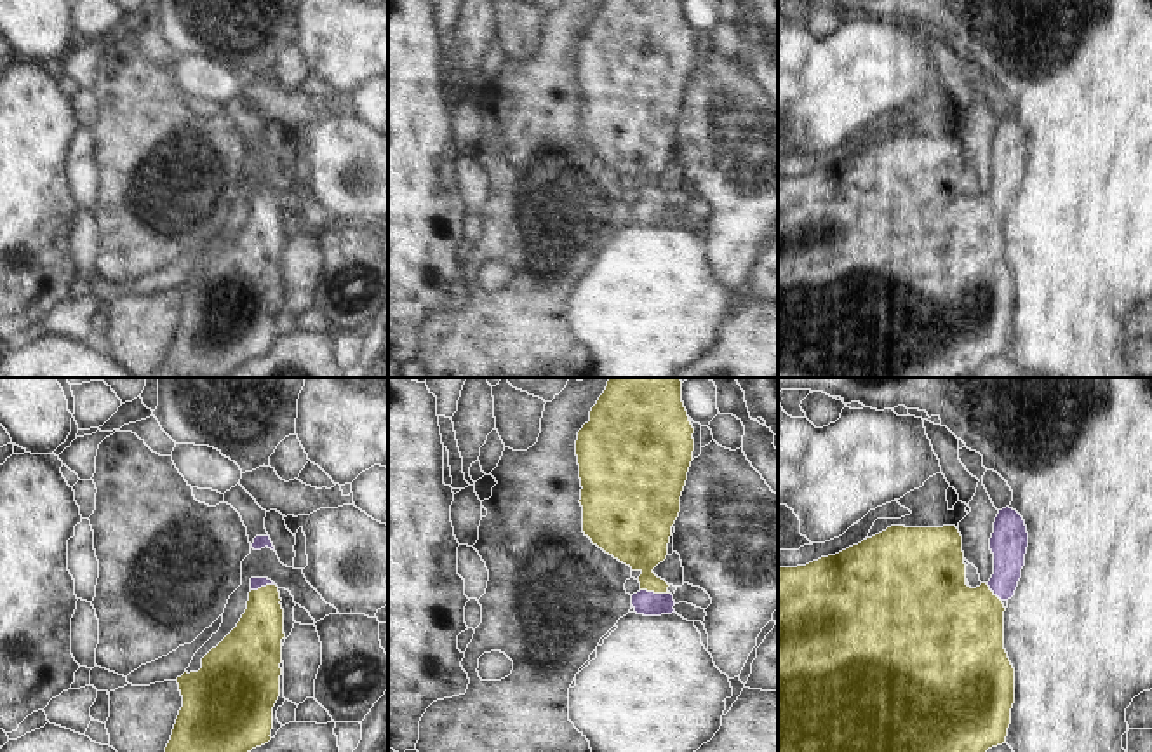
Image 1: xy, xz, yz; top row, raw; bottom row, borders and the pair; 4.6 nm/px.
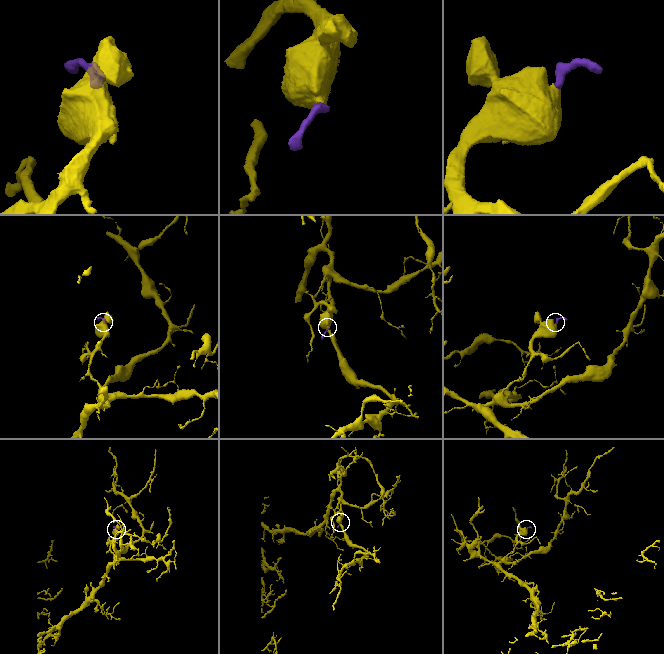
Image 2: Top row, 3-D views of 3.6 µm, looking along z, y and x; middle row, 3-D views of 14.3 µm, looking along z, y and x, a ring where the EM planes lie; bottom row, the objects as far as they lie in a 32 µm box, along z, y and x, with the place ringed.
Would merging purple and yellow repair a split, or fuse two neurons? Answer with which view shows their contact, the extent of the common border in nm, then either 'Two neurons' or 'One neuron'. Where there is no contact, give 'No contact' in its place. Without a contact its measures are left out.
Touches purple in xz. Shared border 140 nm. One neuron.

